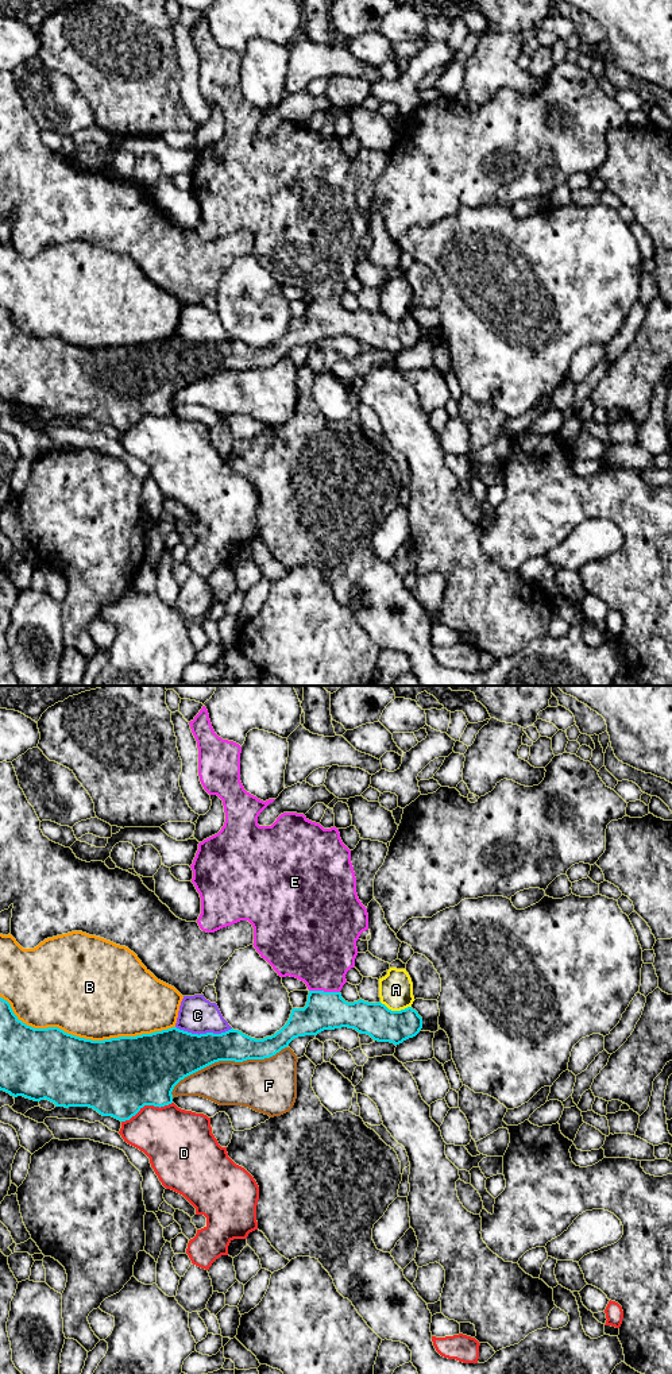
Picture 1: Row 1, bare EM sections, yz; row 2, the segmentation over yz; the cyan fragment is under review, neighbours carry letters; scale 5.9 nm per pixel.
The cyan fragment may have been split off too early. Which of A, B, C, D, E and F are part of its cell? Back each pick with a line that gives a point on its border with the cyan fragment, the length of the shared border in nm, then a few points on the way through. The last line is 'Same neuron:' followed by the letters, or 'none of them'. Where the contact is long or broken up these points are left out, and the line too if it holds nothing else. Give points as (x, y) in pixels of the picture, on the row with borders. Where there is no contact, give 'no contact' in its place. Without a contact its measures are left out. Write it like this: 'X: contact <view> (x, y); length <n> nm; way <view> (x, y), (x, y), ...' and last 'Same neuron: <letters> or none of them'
E: contact yz (323, 991); length 180 nm; way yz (324, 1010), (323, 991), (319, 949)
Same neuron: E

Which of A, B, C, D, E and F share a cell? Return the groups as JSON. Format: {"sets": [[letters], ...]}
{"sets": [["A"], ["B"], ["C"], ["D"], ["E"], ["F"]]}

